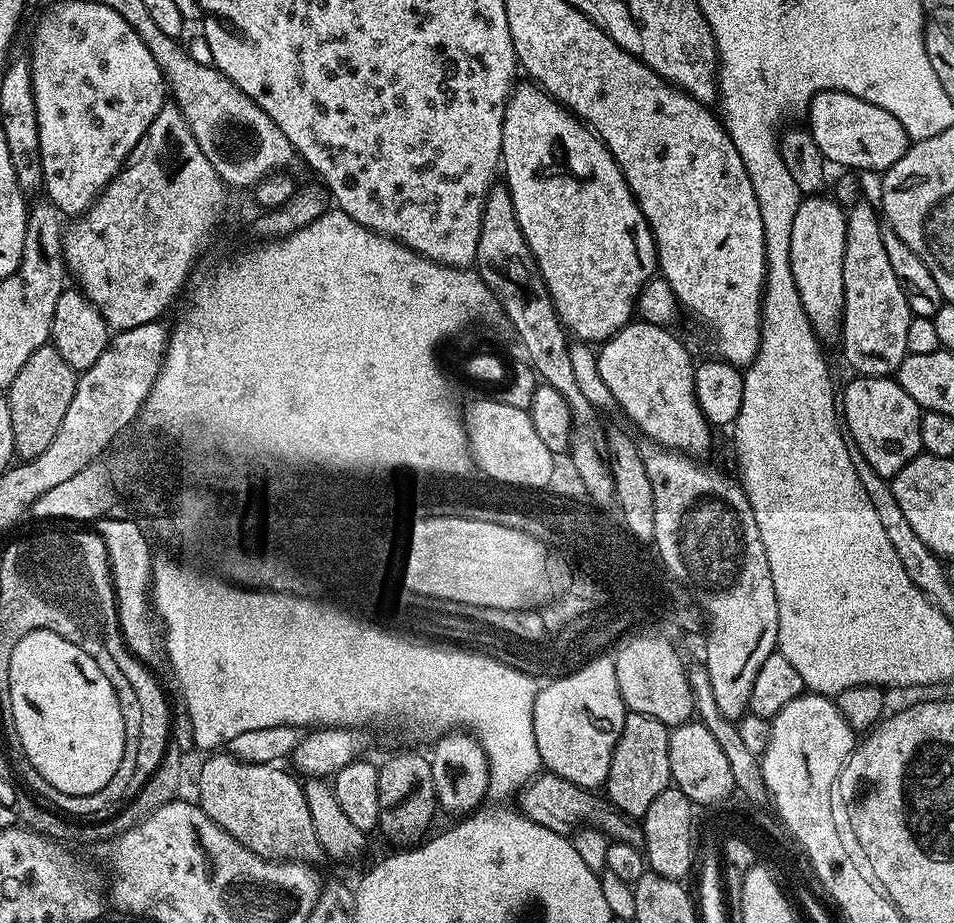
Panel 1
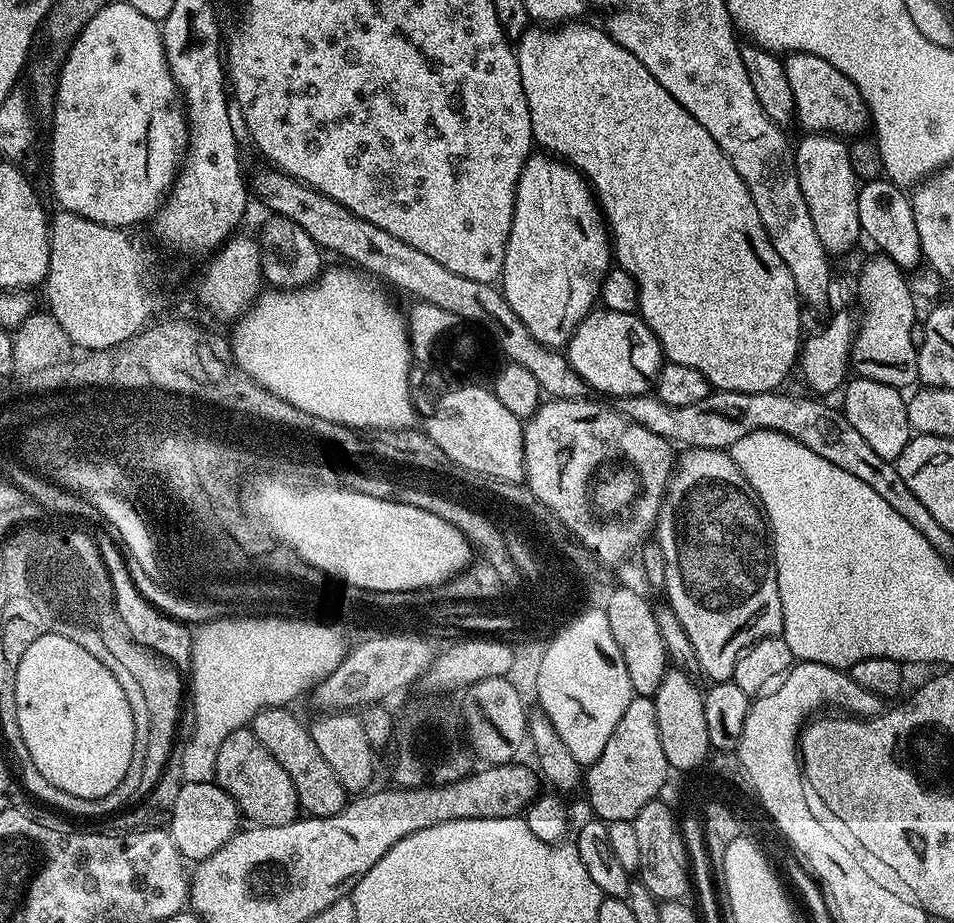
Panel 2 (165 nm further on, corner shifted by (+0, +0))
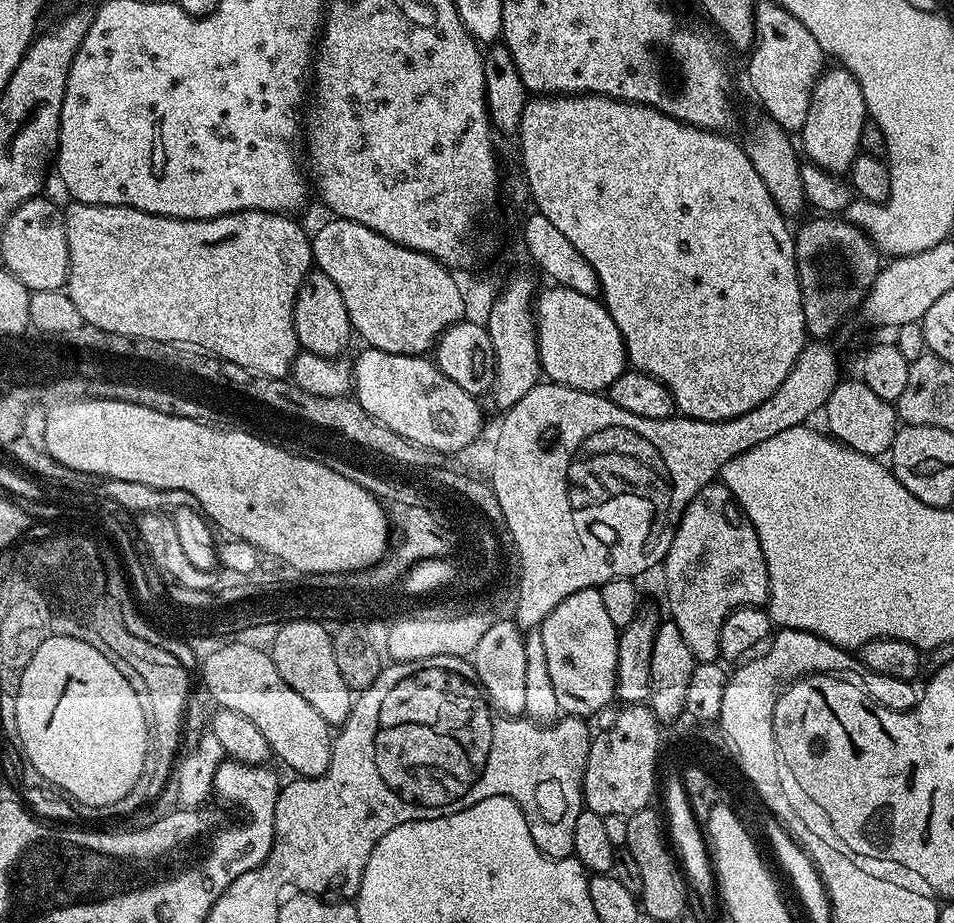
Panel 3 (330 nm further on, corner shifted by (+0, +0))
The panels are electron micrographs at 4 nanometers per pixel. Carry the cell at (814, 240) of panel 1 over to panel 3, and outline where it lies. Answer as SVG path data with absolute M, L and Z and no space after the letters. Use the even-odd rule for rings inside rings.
M829 67L820 73L820 78L812 91L806 122L798 133L803 155L811 163L819 164L828 172L847 173L857 156L861 155L862 126L867 119L869 115L866 102L862 98L862 86L858 86L858 82L845 68ZM802 143L804 143L804 148Z

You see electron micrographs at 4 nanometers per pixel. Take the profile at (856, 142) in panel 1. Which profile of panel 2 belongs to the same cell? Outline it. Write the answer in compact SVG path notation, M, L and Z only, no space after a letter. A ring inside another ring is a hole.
M793 52L783 57L786 82L790 82L790 94L794 94L795 123L812 134L831 134L841 138L856 138L870 128L868 103L862 98L858 86L842 74L826 58L814 54Z

